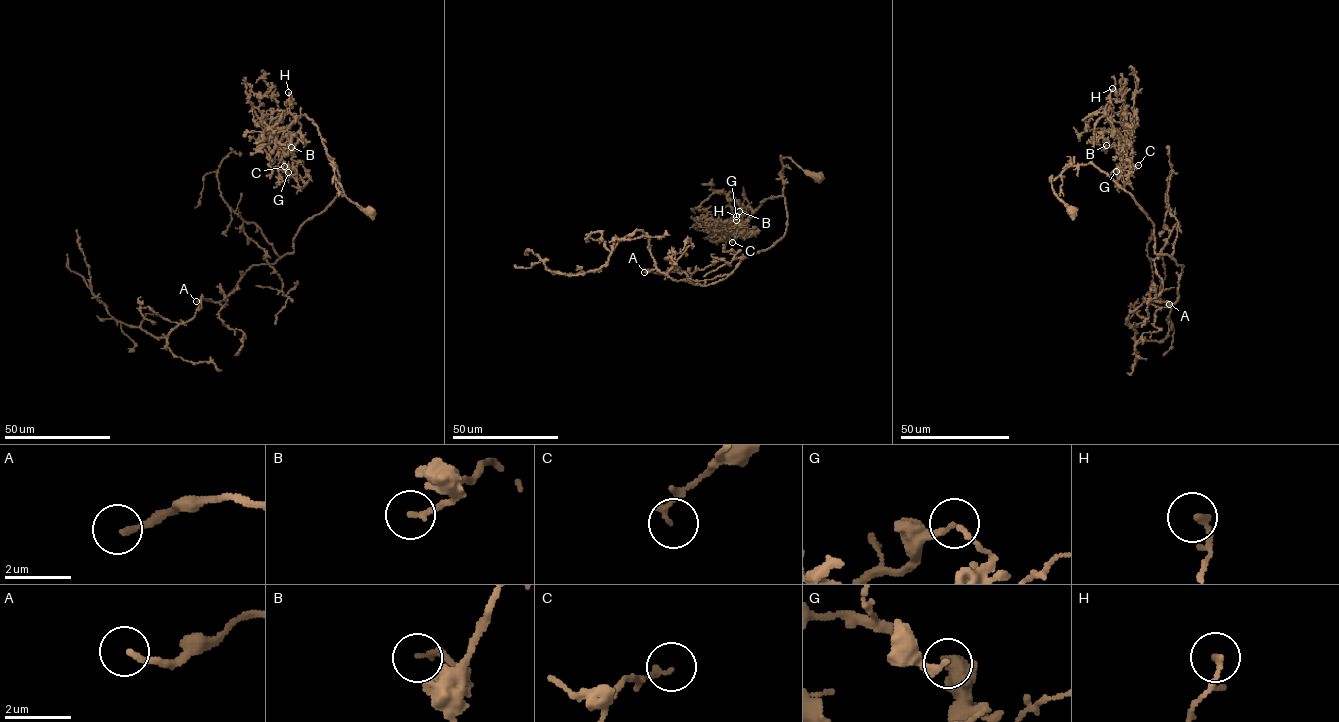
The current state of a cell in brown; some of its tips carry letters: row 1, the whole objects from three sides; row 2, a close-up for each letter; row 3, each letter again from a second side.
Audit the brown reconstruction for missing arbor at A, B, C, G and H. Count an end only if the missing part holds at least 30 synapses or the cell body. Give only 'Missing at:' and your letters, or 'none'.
Missing at: A

